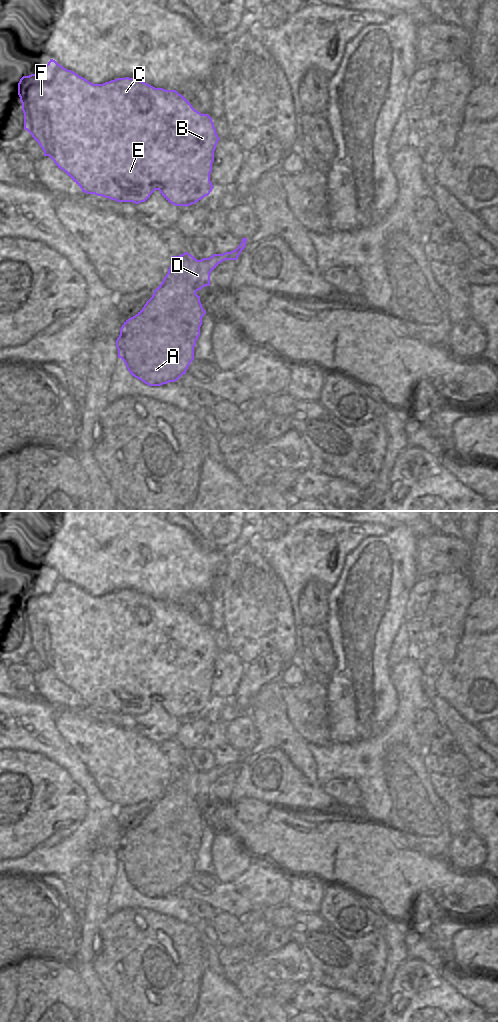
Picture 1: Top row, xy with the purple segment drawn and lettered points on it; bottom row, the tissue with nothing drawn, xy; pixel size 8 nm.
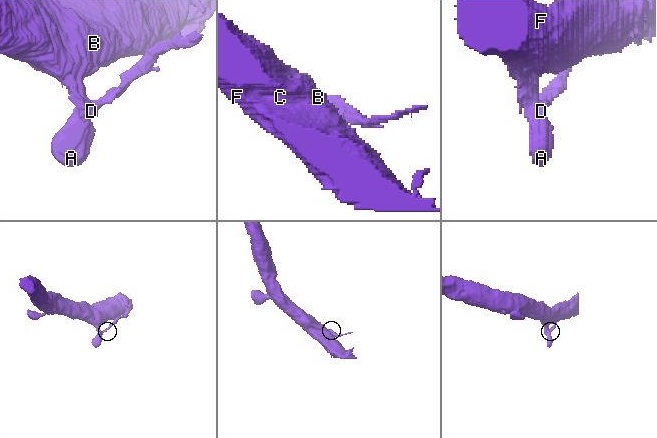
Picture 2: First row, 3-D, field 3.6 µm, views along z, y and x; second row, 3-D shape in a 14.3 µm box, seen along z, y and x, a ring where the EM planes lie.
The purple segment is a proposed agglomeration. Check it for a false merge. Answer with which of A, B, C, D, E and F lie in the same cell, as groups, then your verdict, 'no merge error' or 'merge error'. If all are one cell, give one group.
A B C D E F; no merge error

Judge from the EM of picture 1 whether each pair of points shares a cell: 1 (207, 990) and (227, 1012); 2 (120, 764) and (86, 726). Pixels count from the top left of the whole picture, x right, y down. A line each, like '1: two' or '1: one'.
1: one
2: one

